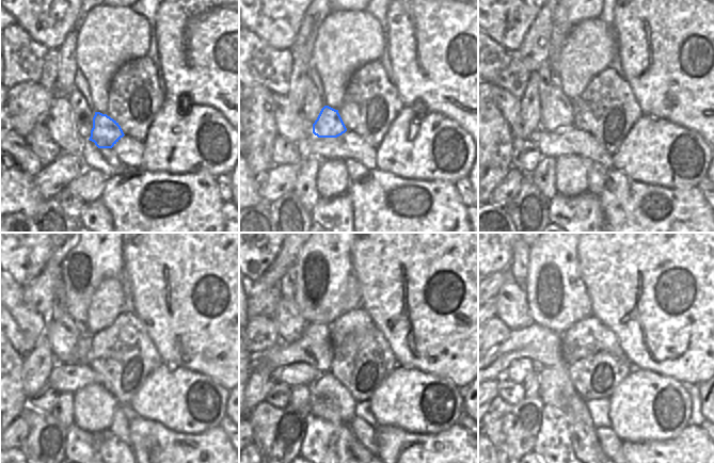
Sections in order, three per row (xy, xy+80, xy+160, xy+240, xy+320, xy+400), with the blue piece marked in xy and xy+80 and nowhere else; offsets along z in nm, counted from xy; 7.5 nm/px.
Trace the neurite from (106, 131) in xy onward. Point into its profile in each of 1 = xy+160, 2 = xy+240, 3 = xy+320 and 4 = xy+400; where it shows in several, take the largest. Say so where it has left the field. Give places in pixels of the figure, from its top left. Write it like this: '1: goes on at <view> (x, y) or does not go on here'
1: goes on at xy+160 (556, 111)
2: goes on at xy+240 (62, 332)
3: goes on at xy+320 (290, 324)
4: goes on at xy+400 (512, 308)

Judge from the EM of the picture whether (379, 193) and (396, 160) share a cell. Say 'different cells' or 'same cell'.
different cells

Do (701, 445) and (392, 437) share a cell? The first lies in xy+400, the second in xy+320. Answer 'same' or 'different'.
same

